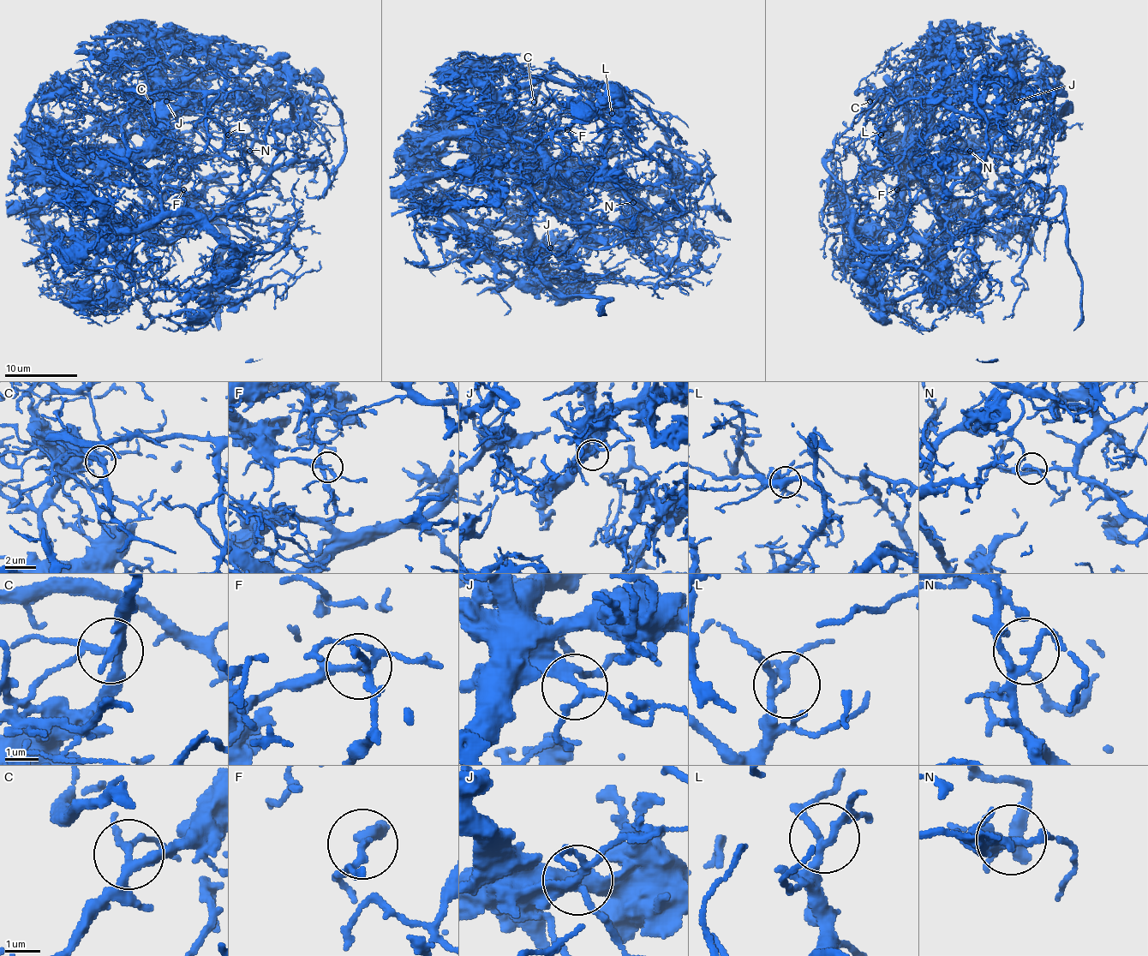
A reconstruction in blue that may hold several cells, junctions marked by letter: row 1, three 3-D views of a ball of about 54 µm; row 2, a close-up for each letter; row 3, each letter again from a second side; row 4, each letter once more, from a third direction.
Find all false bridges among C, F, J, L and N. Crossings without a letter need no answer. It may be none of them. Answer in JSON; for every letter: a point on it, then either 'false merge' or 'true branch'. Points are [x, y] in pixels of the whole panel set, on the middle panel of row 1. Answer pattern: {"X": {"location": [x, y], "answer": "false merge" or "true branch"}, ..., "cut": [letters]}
{"C": {"location": [534, 102], "answer": "true branch"}, "F": {"location": [567, 129], "answer": "true branch"}, "J": {"location": [550, 247], "answer": "true branch"}, "L": {"location": [612, 113], "answer": "true branch"}, "N": {"location": [633, 202], "answer": "true branch"}, "cut": []}

